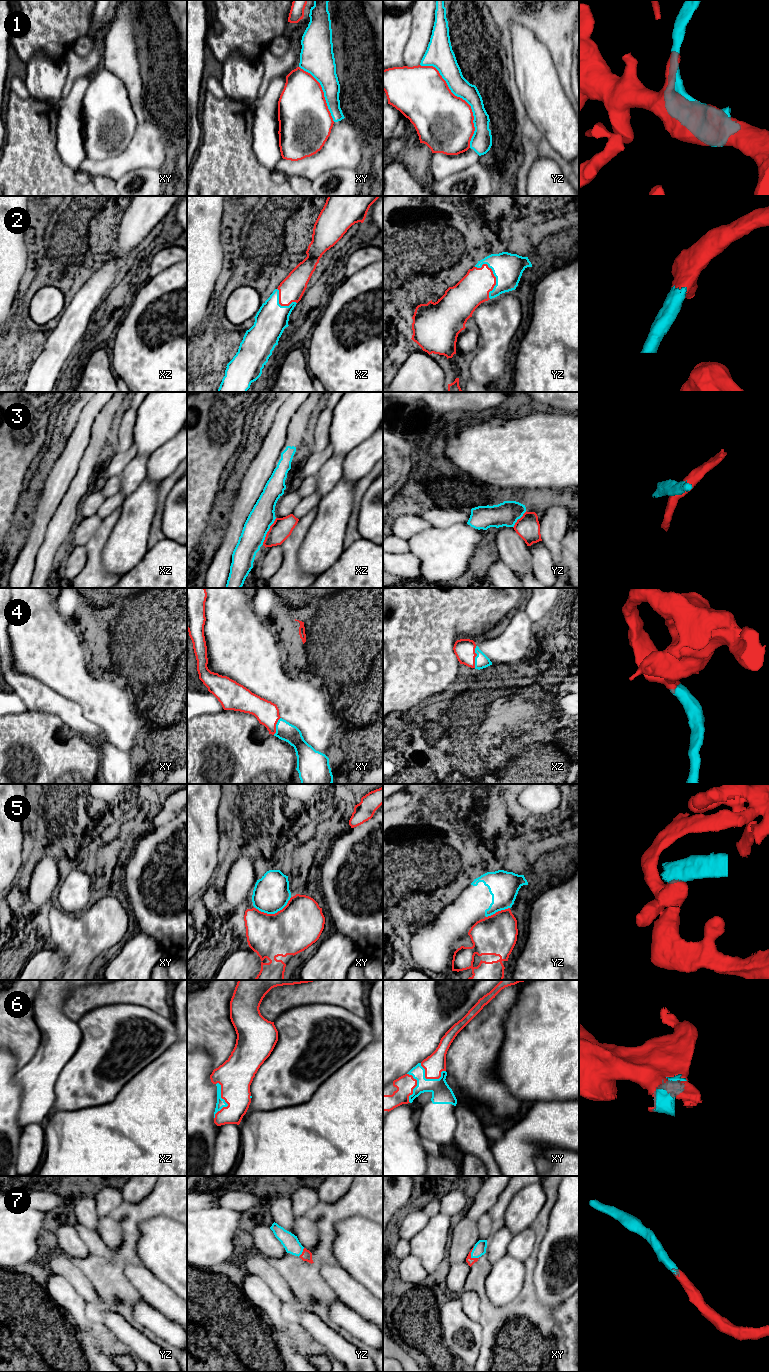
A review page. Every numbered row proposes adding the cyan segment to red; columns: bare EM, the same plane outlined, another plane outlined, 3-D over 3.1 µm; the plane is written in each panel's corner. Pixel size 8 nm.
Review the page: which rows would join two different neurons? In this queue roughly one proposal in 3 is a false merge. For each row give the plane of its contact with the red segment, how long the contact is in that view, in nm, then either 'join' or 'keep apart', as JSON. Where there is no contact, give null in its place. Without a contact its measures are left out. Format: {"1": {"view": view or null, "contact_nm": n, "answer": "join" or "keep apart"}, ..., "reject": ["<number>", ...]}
{"1": {"view": "yz", "contact_nm": 800, "answer": "keep apart"}, "2": {"view": "yz", "contact_nm": 300, "answer": "join"}, "3": {"view": "xz", "contact_nm": 240, "answer": "join"}, "4": {"view": "xz", "contact_nm": 180, "answer": "join"}, "5": {"view": "xy", "contact_nm": 300, "answer": "keep apart"}, "6": {"view": "xz", "contact_nm": 300, "answer": "join"}, "7": {"view": "xy", "contact_nm": 100, "answer": "join"}, "reject": ["1", "5"]}

